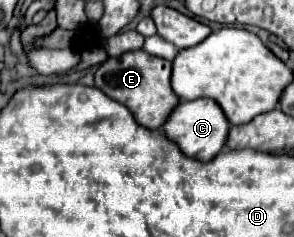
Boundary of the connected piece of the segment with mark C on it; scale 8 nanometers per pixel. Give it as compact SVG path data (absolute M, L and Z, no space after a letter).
M204 98L204 100L180 102L180 106L168 116L162 130L170 140L174 140L180 146L180 150L186 156L196 158L200 162L210 162L226 146L230 124L228 120L224 120L224 114L220 112L220 108L216 108L216 102Z

